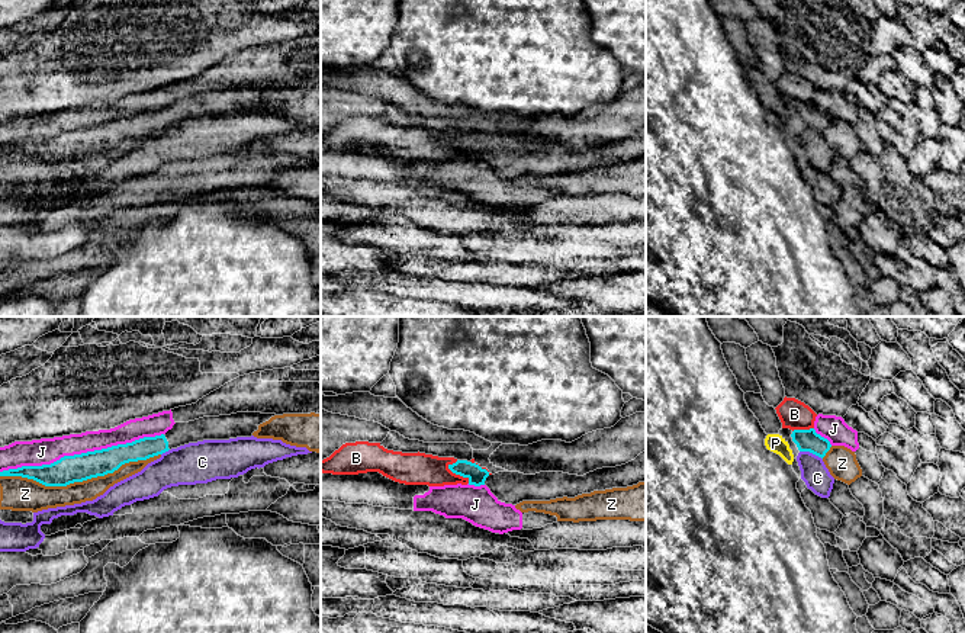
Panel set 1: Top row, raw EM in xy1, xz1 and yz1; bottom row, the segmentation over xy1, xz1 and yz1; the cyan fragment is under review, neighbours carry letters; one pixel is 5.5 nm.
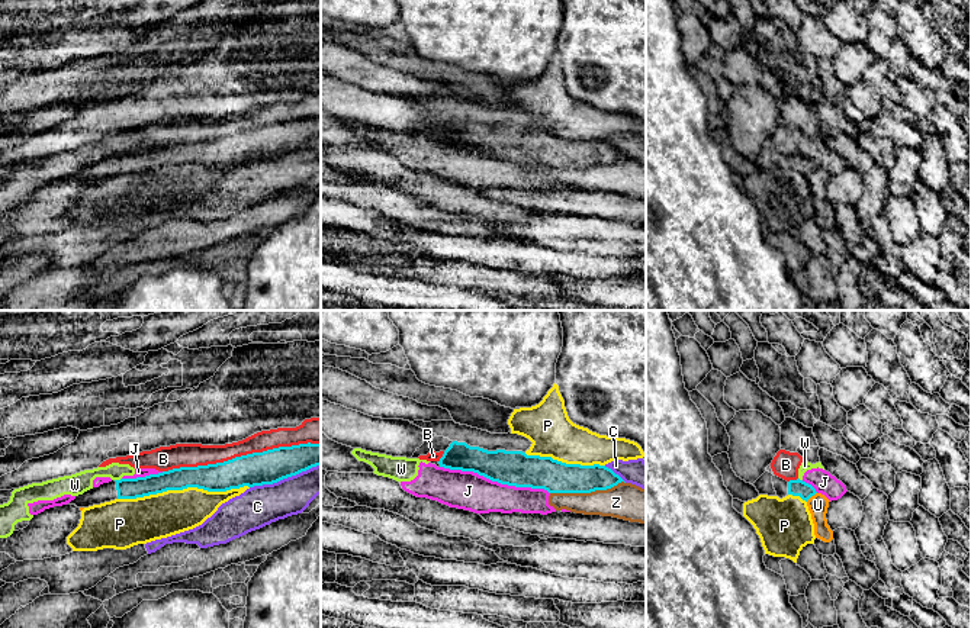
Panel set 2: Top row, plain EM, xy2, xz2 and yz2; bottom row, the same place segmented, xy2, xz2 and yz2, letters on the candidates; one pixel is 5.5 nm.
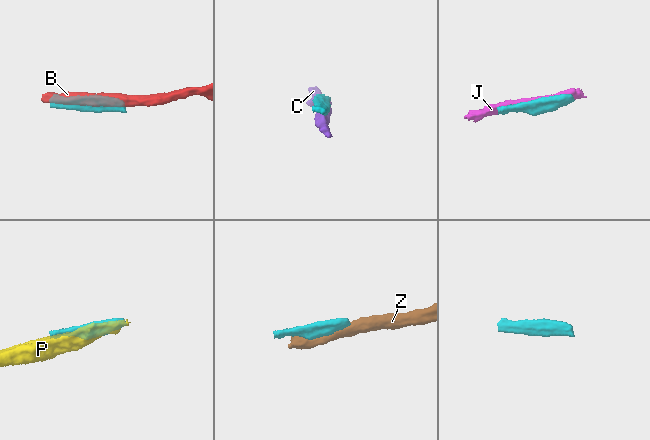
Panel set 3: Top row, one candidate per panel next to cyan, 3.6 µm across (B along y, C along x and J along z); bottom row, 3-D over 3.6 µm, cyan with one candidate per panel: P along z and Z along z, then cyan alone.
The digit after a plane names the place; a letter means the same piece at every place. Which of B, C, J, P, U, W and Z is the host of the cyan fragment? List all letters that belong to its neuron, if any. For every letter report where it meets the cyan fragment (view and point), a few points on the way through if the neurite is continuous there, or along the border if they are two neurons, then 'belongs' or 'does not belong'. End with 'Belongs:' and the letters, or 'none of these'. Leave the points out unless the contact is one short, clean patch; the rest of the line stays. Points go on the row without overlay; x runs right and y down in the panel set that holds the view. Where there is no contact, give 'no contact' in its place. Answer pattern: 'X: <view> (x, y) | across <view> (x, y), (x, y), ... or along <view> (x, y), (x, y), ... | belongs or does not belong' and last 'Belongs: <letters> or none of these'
B: xy2 (241, 131) | does not belong
C: xy2 (285, 153) | does not belong
J: xy1 (81, 128) | does not belong
P: xy2 (183, 163) | does not belong
U: yz2 (810, 171) | along yz2 (816, 167), (806, 176) | does not belong
W: xy2 (118, 155) | along xy2 (121, 153), (115, 155) | does not belong
Z: xy1 (80, 156) | does not belong
Belongs: none of these

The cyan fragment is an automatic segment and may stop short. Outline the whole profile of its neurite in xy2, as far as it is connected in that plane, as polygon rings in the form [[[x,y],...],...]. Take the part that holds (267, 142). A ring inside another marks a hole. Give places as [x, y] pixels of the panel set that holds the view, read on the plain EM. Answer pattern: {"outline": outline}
{"outline": [[[321,119],[279,122],[224,138],[180,142],[145,152],[112,155],[75,171],[67,180],[89,183],[115,174],[136,174],[187,162],[226,167],[244,161],[273,160],[316,141],[321,141]]]}

